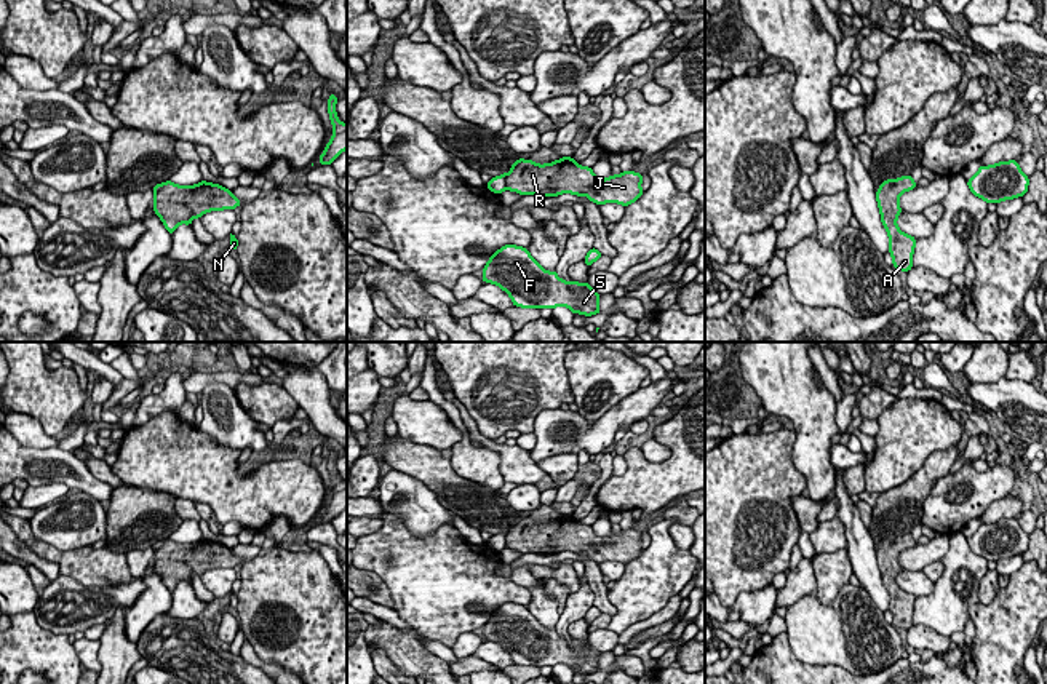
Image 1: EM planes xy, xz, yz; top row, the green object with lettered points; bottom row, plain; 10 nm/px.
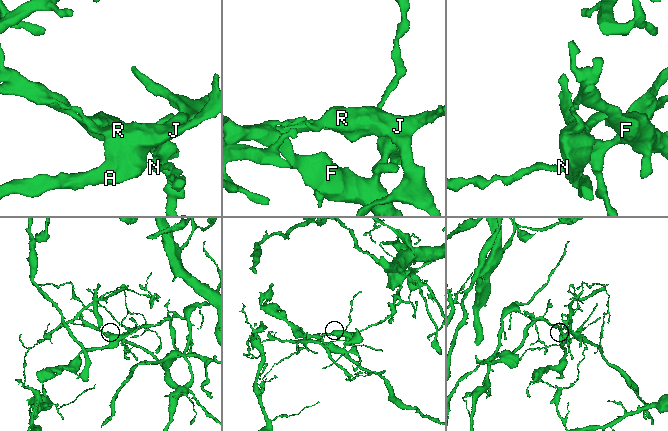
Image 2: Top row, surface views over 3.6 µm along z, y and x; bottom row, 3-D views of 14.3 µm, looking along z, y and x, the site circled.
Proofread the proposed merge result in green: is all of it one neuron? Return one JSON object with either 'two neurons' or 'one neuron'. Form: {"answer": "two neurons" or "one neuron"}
{"answer": "two neurons"}

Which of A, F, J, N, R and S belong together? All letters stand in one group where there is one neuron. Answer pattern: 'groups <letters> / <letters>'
groups A J R / F N S

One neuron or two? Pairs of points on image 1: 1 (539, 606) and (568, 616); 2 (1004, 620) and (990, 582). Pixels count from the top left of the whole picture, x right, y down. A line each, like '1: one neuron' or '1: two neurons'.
1: two neurons
2: two neurons

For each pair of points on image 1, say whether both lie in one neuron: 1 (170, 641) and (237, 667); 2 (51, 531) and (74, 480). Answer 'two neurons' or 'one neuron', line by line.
1: one neuron
2: two neurons

